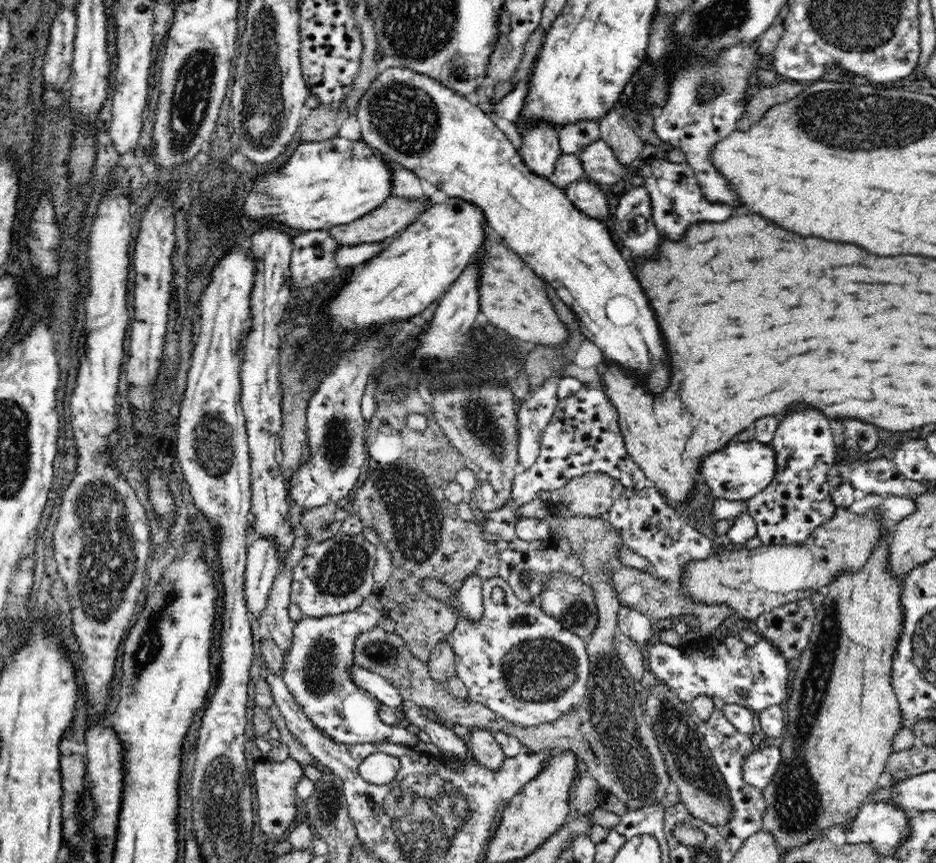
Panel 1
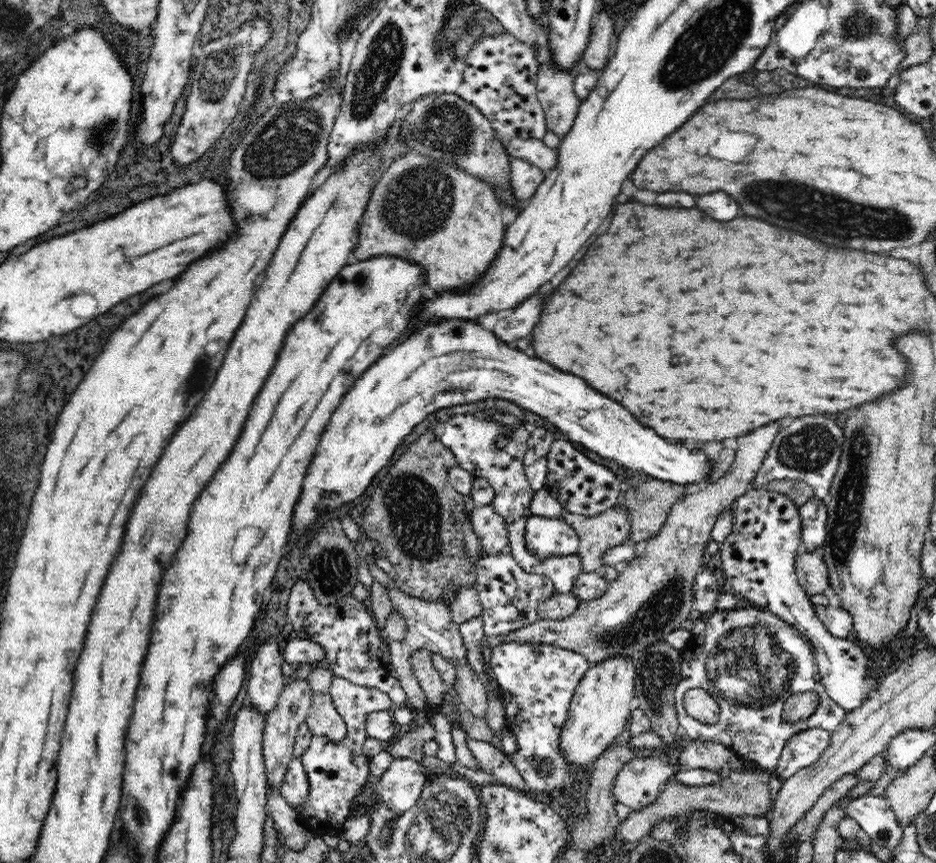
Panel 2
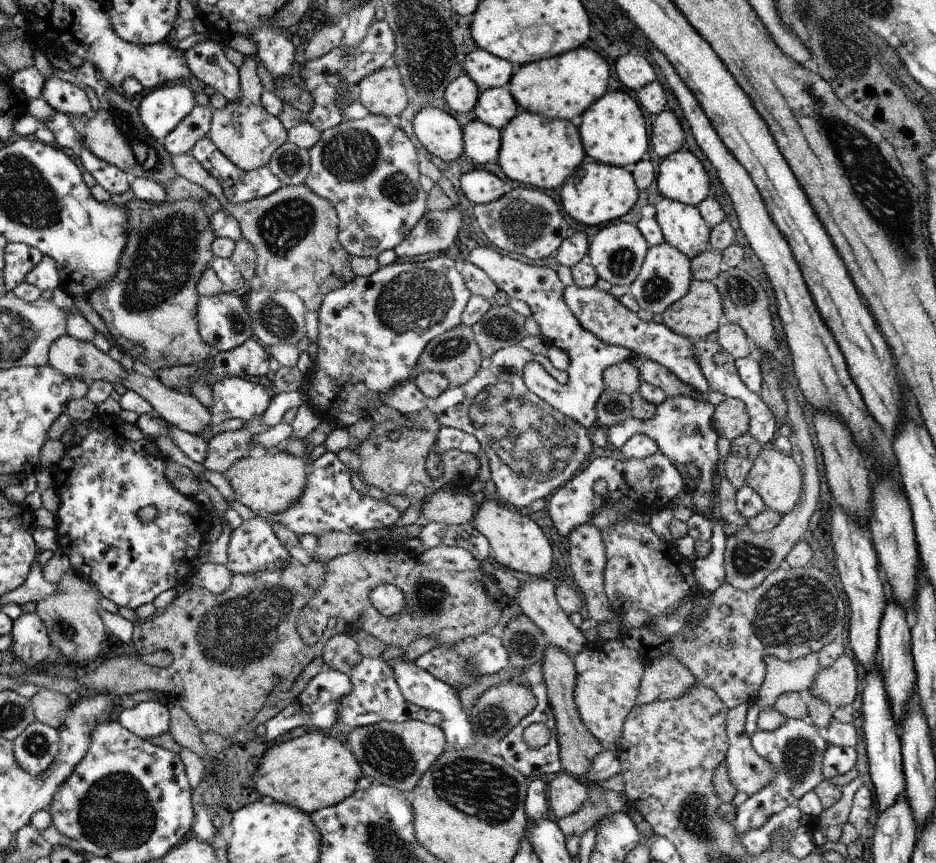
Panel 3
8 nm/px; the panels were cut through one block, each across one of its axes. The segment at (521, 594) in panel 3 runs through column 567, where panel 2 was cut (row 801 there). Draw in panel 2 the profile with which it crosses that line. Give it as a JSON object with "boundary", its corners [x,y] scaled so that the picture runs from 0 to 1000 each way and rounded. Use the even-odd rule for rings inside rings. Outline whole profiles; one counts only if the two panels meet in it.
{"boundary":[[[702,873],[693,877],[679,877],[670,883],[656,904],[654,921],[659,932],[667,932],[675,940],[686,941],[690,934],[699,930],[705,922],[705,911],[712,908],[721,897],[720,890],[709,885]]]}

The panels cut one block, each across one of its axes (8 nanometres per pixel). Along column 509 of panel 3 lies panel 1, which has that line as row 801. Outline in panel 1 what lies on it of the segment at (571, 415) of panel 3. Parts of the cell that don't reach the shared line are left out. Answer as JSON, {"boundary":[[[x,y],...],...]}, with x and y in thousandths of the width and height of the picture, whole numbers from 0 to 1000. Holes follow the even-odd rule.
{"boundary":[[[308,878],[303,883],[293,883],[282,879],[274,883],[269,890],[271,905],[274,905],[274,925],[276,926],[276,957],[284,966],[287,975],[306,971],[309,959],[316,956],[317,919],[316,911],[325,899],[323,886],[315,879]]]}

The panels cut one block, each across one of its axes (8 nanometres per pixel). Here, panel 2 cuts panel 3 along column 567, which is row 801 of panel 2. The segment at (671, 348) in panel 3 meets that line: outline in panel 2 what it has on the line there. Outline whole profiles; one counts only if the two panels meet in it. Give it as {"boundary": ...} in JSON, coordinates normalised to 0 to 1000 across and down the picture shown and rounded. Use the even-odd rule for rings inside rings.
{"boundary":[[[314,876],[311,878],[298,920],[316,940],[325,936],[331,920],[331,908],[322,879]]]}

